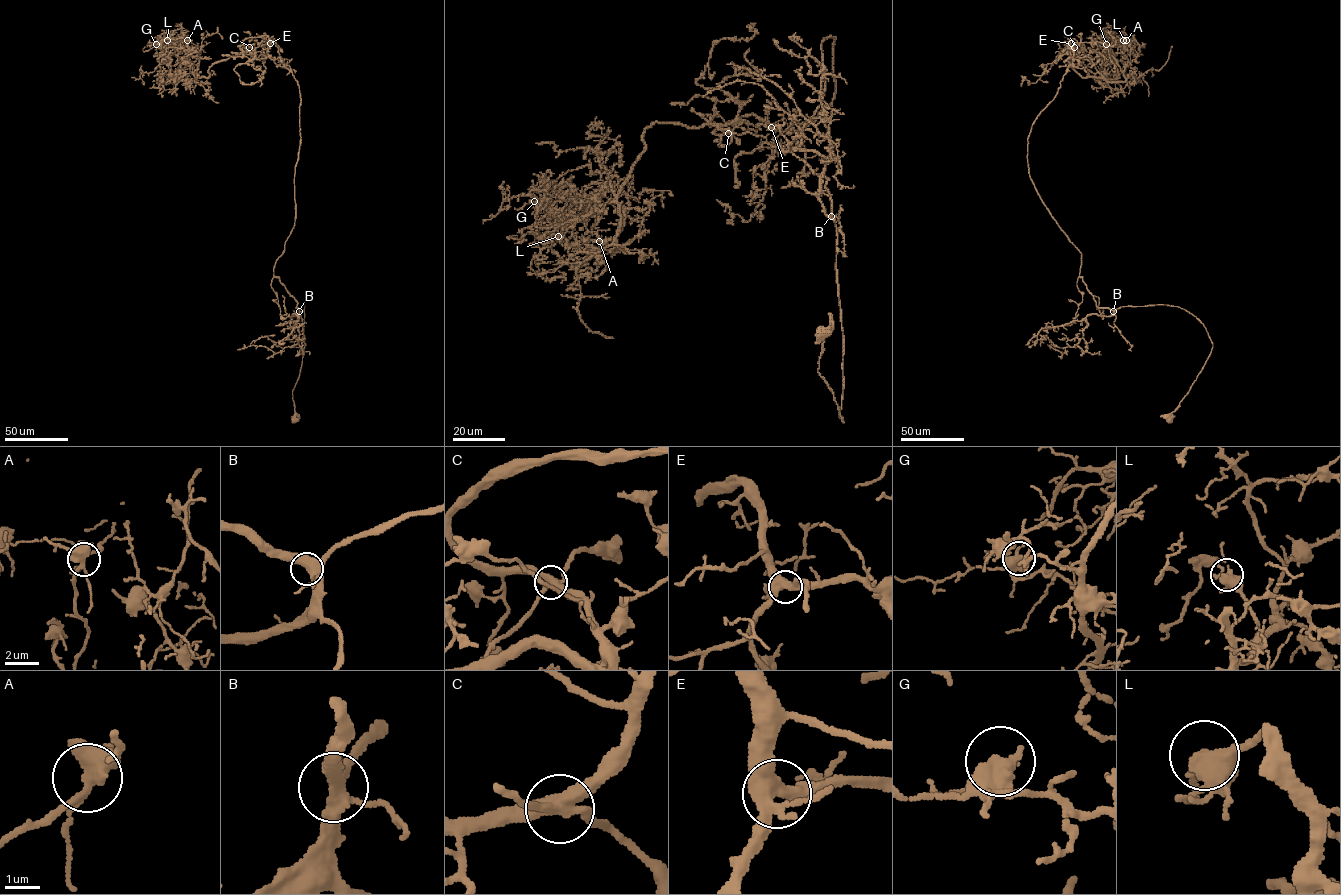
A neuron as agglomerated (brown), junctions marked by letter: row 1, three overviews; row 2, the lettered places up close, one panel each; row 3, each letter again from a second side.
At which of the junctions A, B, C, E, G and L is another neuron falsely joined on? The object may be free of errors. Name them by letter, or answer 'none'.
C

